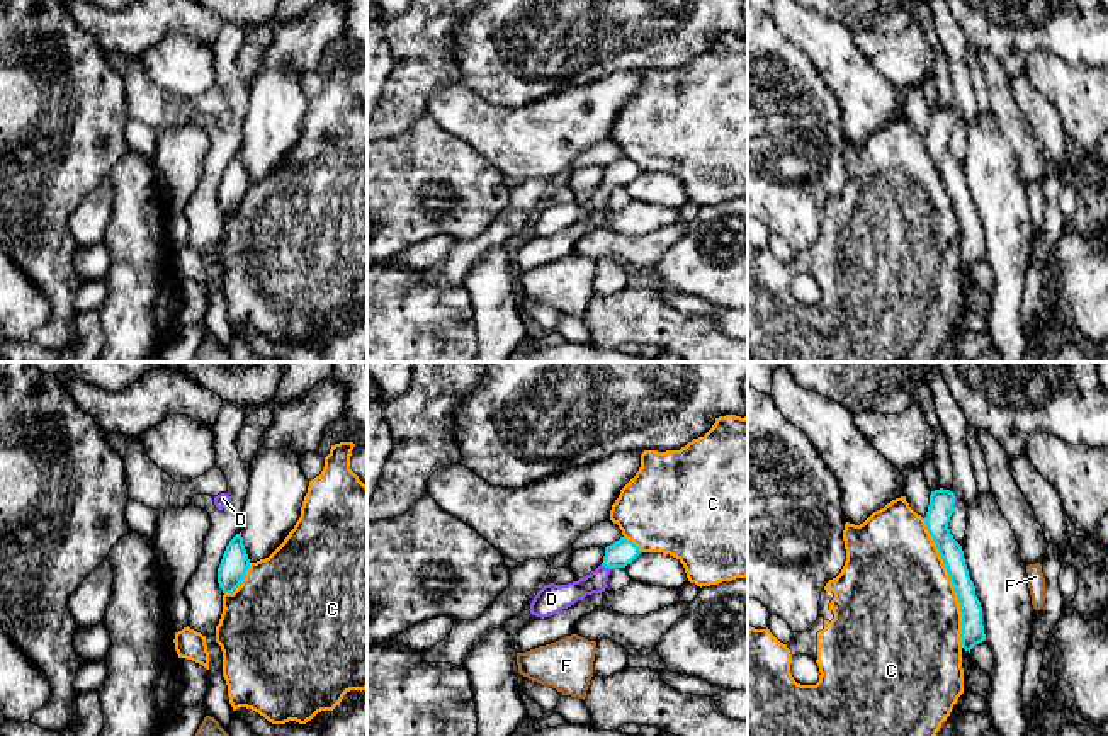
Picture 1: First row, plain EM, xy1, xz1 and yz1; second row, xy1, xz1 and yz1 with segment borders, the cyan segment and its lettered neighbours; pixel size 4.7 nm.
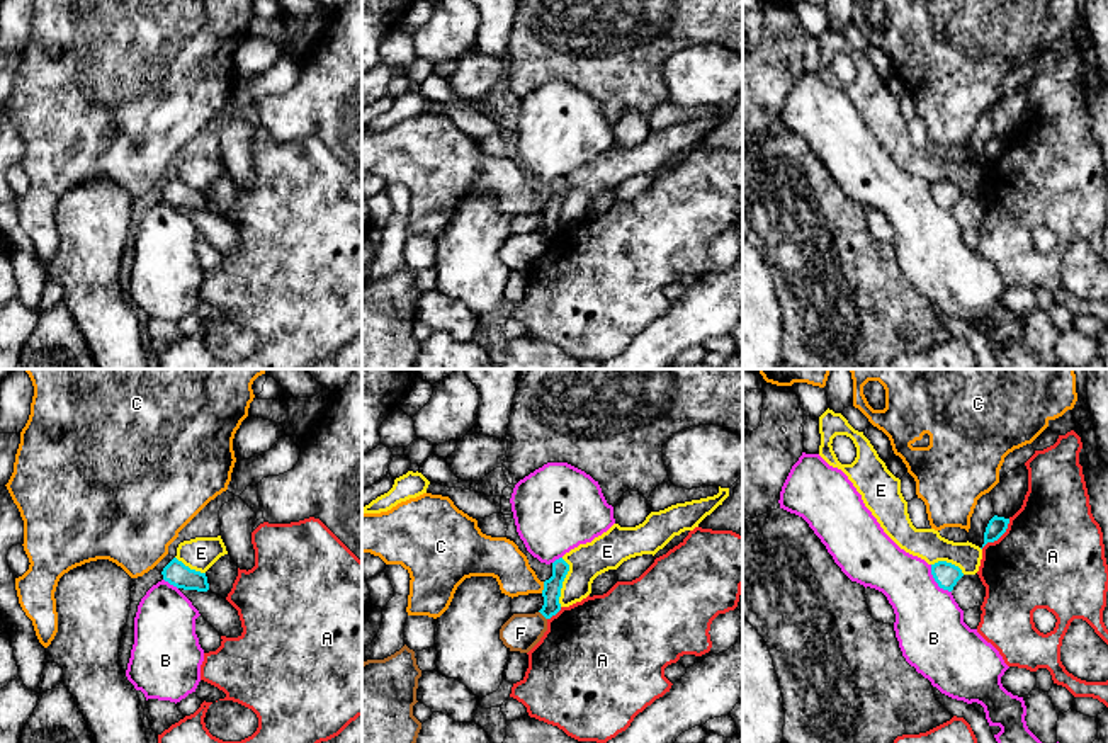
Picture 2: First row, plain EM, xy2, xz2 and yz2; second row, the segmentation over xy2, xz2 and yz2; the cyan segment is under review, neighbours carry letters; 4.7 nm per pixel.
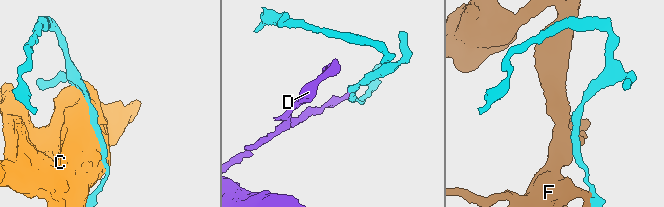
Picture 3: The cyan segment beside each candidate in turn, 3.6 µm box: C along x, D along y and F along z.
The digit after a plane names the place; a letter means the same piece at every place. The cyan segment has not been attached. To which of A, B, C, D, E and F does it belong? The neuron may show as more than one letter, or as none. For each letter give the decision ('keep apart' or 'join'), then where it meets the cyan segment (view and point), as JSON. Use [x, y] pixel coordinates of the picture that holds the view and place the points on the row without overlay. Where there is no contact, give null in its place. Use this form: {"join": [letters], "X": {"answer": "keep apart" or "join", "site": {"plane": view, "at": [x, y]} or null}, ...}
{"join": ["D"], "A": {"answer": "keep apart", "site": {"plane": "yz2", "at": [998, 157]}}, "B": {"answer": "keep apart", "site": {"plane": "yz2", "at": [935, 199]}}, "C": {"answer": "keep apart", "site": {"plane": "yz1", "at": [952, 203]}}, "D": {"answer": "join", "site": {"plane": "xz1", "at": [607, 186]}}, "E": {"answer": "keep apart", "site": {"plane": "xz2", "at": [563, 199]}}, "F": {"answer": "keep apart", "site": {"plane": "xz2", "at": [542, 233]}}}

